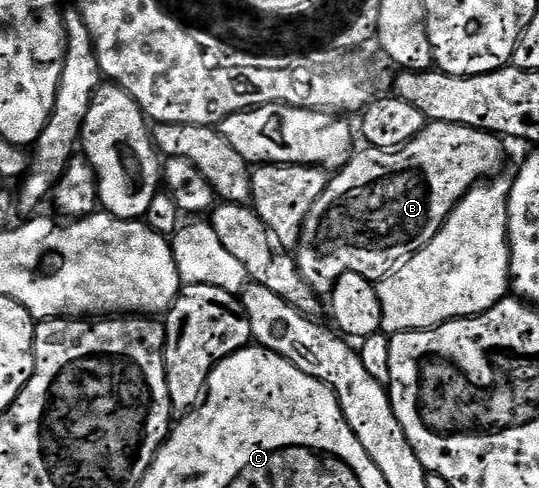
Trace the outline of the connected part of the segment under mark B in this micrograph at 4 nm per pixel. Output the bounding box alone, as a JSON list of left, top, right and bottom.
[293,122,504,296]

